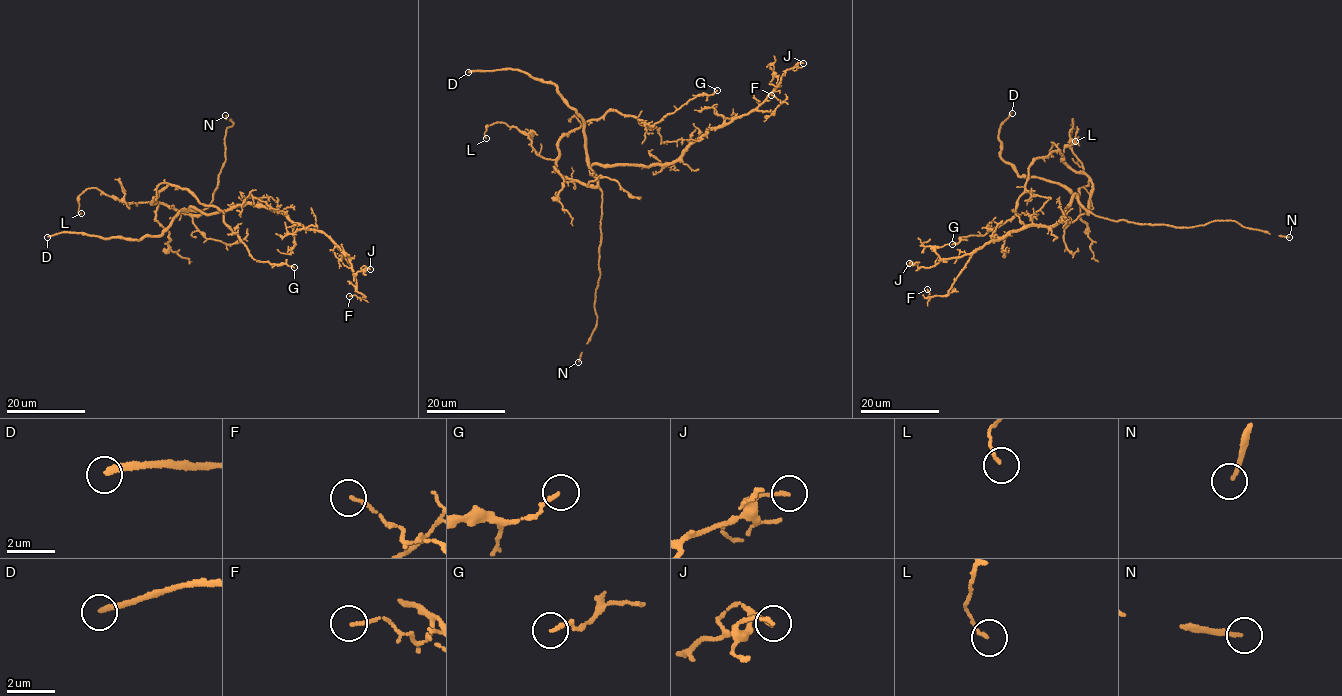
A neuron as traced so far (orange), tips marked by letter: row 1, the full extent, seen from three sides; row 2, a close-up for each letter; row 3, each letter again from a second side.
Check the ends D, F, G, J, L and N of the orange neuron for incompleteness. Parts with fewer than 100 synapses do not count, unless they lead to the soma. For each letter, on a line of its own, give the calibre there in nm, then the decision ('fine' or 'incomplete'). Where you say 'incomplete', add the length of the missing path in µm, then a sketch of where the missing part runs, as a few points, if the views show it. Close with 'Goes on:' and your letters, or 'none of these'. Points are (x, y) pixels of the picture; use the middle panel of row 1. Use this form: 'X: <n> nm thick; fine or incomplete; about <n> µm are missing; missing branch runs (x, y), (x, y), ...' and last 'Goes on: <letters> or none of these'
D: 240 nm thick; incomplete; about 250 µm are missing
F: 110 nm thick; fine
G: 130 nm thick; fine
J: 130 nm thick; fine
L: 110 nm thick; fine
N: 150 nm thick; incomplete; about 25 µm are missing; missing branch runs (578, 362), (543, 390), (527, 396)
Goes on: D, N

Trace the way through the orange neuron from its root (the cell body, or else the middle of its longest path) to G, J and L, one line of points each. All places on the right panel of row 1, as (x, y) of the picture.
G: (1091, 182), (1070, 169), (1060, 152), (1035, 159), (1010, 219), (984, 235), (963, 236), (952, 244)
J: (1091, 182), (1088, 213), (1074, 194), (1058, 224), (1026, 226), (971, 253), (942, 259), (930, 267), (909, 263)
L: (1091, 182), (1070, 146), (1072, 119), (1070, 136), (1075, 141)

